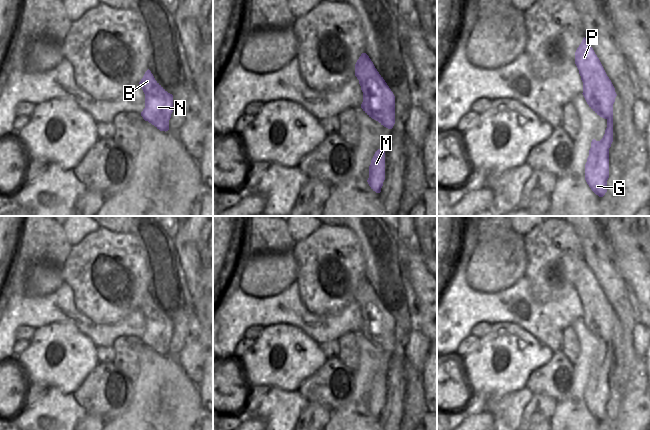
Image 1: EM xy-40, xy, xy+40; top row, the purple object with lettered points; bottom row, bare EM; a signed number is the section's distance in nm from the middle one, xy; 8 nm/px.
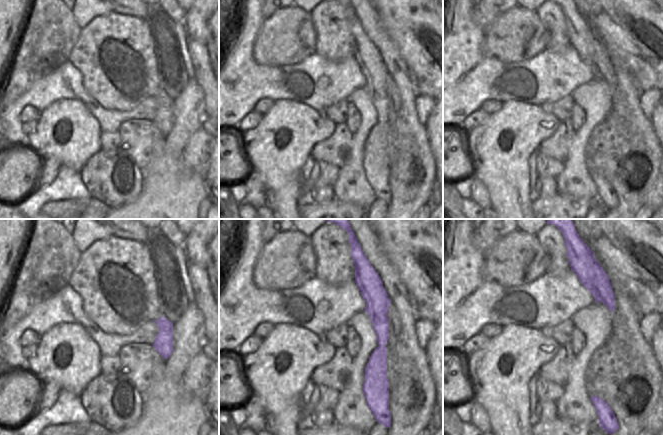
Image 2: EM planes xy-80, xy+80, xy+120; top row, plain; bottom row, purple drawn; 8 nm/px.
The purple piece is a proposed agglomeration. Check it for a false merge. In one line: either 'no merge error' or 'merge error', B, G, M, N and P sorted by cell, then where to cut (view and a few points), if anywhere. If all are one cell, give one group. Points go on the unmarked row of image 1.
no merge error; groups B G M N P; cut none

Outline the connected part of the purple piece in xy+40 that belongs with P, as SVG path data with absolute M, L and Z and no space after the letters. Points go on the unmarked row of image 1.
M584 261L575 276L575 288L583 306L583 320L589 331L607 344L605 358L600 365L591 366L585 388L585 404L591 414L603 421L609 402L609 372L613 366L613 328L617 320L599 282Z

